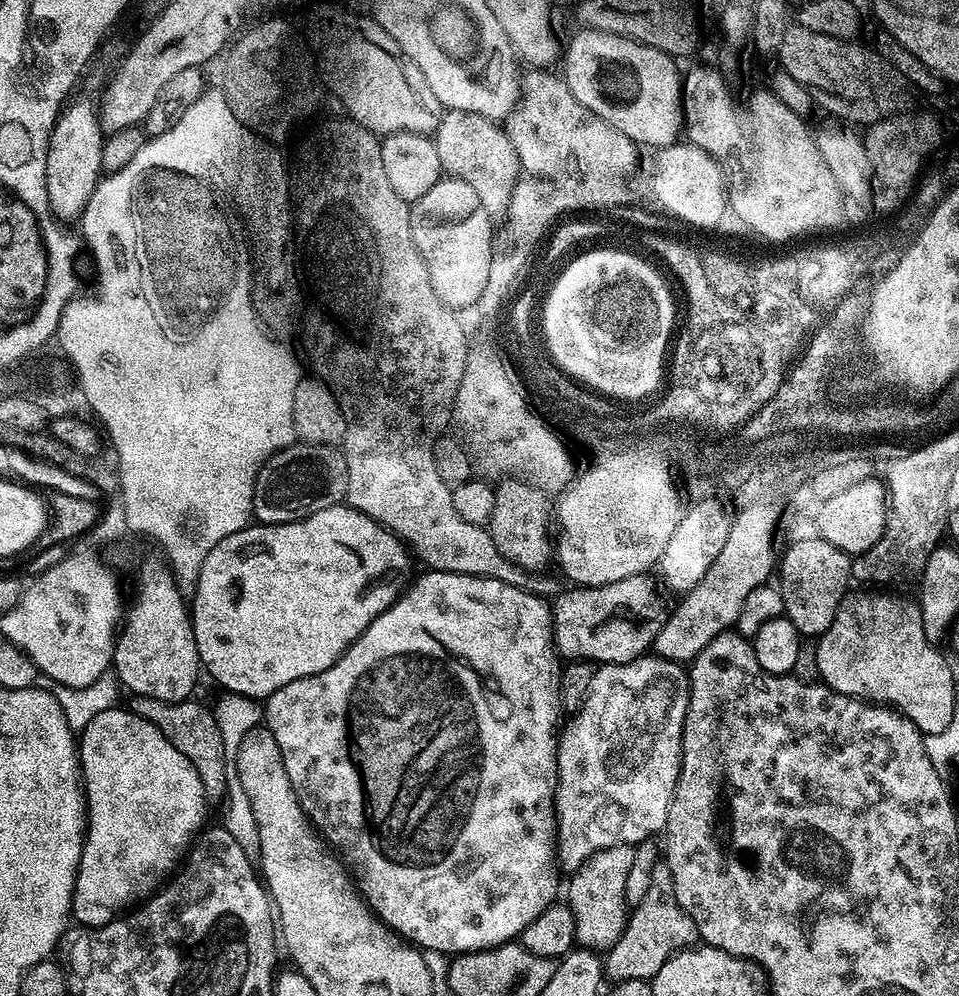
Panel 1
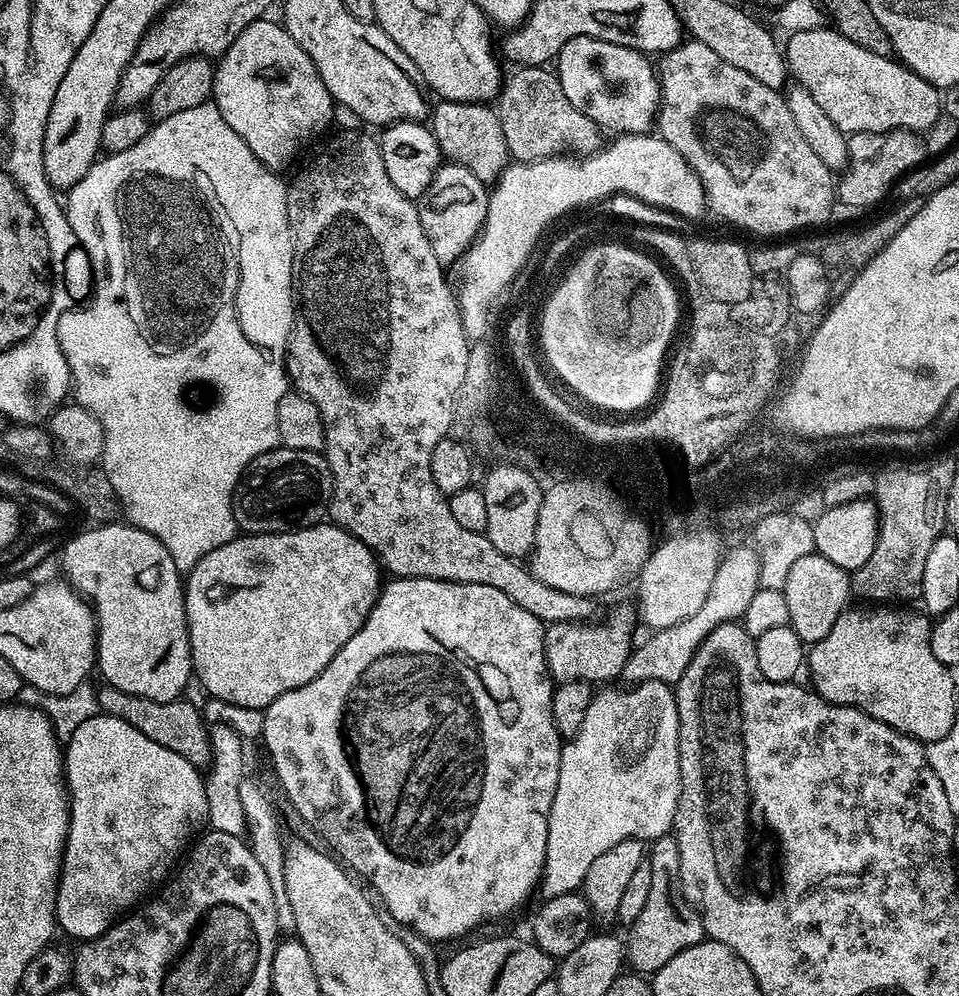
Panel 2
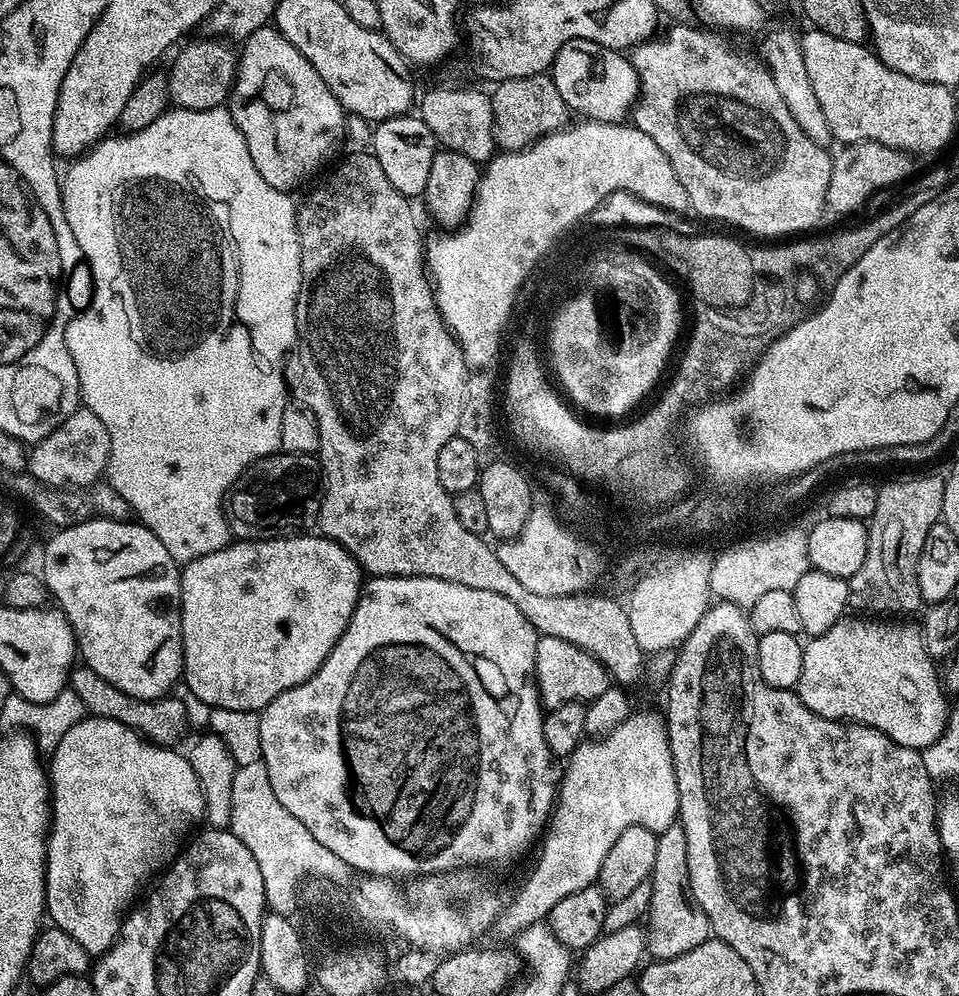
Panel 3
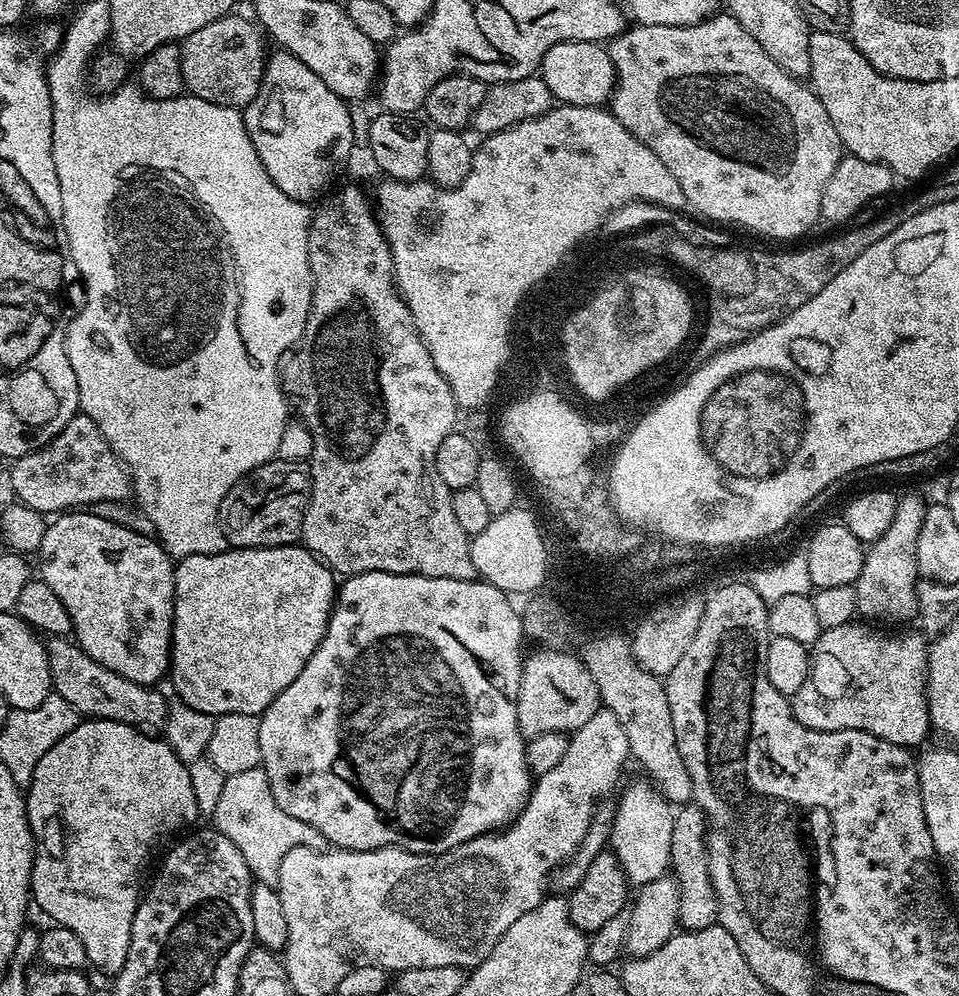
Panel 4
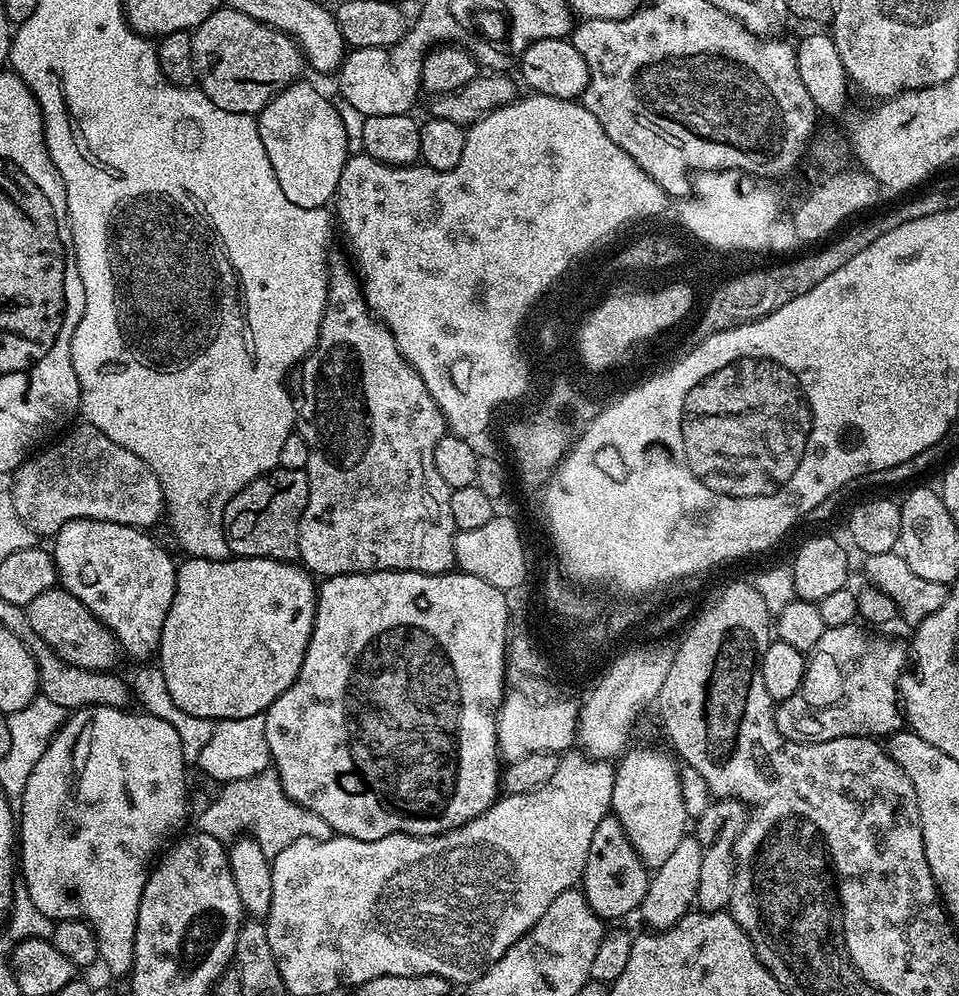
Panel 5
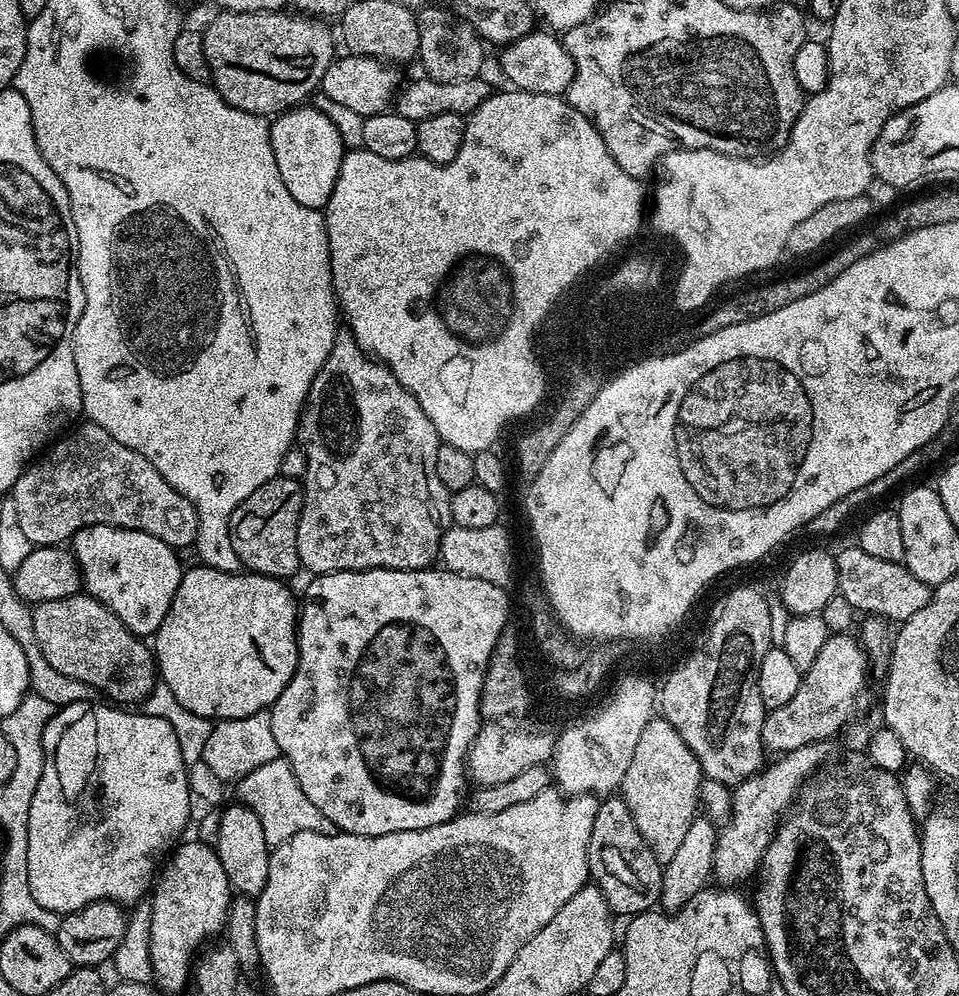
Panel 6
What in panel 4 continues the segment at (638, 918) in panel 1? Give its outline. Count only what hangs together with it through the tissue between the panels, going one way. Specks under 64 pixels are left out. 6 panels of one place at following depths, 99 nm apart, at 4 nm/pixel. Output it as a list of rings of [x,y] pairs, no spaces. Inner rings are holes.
[[[696,803],[685,804],[675,813],[672,822],[671,875],[680,886],[681,929],[697,932],[700,928],[711,928],[717,923],[718,909],[712,879],[708,873],[706,851],[706,817]]]

